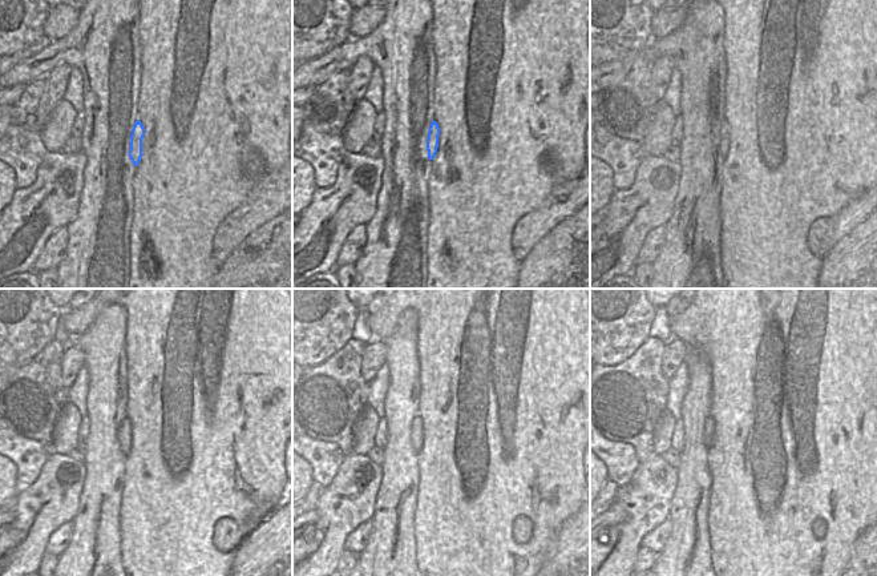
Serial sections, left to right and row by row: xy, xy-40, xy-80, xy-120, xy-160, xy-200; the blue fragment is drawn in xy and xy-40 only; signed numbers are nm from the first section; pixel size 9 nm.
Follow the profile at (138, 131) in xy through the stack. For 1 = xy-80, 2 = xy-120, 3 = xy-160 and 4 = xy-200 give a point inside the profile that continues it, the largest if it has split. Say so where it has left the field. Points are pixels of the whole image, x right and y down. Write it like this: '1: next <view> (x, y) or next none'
1: next xy-80 (724, 129)
2: next xy-120 (124, 432)
3: next xy-160 (416, 430)
4: next xy-200 (708, 434)

